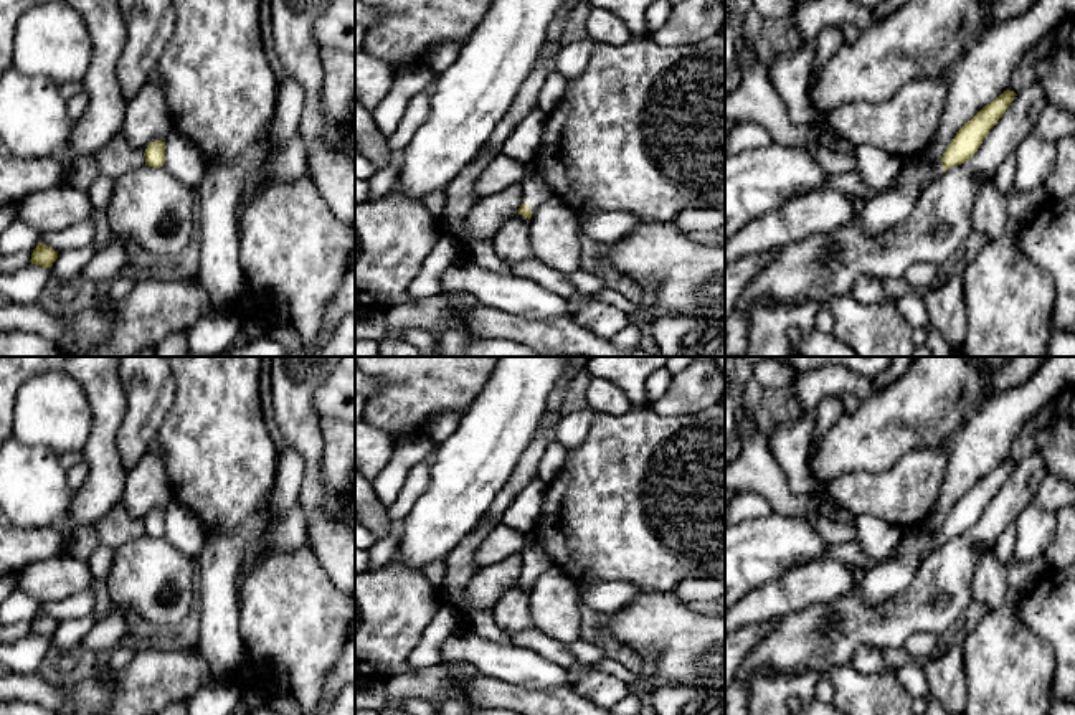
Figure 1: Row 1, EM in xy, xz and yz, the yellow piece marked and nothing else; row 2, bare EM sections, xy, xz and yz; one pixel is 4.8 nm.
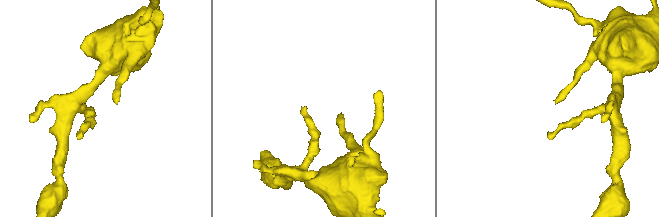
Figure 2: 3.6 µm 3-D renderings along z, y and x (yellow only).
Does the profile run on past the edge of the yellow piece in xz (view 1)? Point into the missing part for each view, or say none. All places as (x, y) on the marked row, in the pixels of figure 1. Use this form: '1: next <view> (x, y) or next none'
1: next xz (534, 189)

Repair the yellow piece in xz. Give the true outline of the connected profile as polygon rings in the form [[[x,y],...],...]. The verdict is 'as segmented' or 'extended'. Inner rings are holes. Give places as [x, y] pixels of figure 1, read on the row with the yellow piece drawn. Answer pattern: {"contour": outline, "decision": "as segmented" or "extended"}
{"contour": [[[530,160],[523,163],[525,177],[520,183],[522,187],[522,205],[519,215],[523,218],[532,218],[535,210],[548,198],[555,197],[553,190],[545,183],[543,177],[538,173],[538,168]]], "decision": "extended"}

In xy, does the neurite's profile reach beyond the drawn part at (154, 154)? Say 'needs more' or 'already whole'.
already whole

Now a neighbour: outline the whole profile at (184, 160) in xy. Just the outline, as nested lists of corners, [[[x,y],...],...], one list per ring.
[[[172,130],[165,140],[163,168],[185,187],[197,190],[208,165],[190,139]]]

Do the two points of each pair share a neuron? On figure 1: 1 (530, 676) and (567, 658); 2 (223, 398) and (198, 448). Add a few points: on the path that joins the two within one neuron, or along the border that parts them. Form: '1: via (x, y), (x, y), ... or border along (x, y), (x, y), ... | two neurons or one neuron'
1: border along (517, 648), (532, 648), (565, 669) | two neurons
2: via (217, 410), (215, 431), (210, 436) | one neuron

